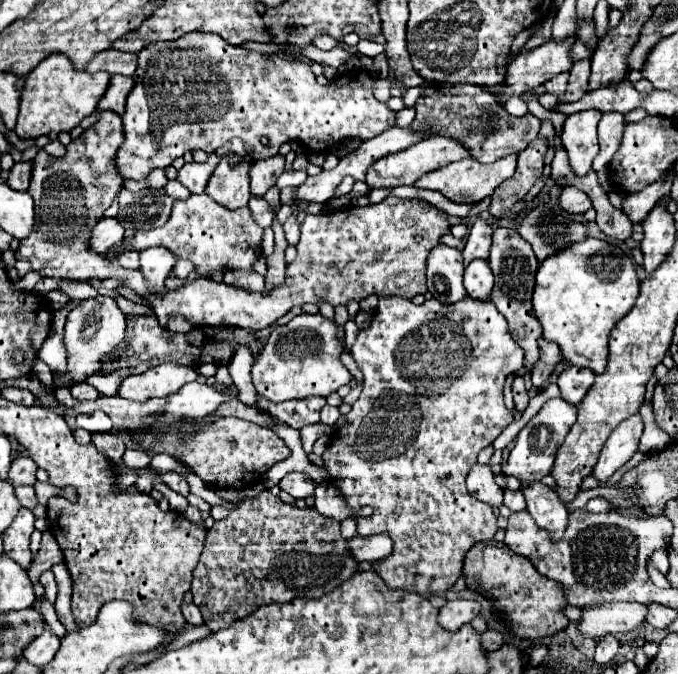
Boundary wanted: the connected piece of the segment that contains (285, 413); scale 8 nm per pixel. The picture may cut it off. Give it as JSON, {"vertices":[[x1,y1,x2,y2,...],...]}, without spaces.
{"vertices":[[258,394,256,400,258,400,258,406,262,406,272,416,276,416,278,420,282,420,288,426,298,428,298,430,302,426,316,424,320,420,320,408,326,404,326,398,322,398,322,396,308,396,302,400,288,400,288,402,274,404]]}

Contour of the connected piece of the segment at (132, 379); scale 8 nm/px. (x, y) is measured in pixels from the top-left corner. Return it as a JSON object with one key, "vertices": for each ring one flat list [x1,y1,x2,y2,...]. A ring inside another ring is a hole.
{"vertices":[[168,362,168,364,154,366,144,374,128,376,120,384,116,396,126,400,140,400,140,402,146,398,170,396,176,394,176,390,180,390,186,382,196,380,196,376,198,376,196,366]]}

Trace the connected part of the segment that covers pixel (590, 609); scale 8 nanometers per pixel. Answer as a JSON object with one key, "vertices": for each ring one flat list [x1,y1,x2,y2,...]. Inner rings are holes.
{"vertices":[[600,602,586,606,580,618,580,632,590,638,630,632,646,622,648,606,638,602]]}

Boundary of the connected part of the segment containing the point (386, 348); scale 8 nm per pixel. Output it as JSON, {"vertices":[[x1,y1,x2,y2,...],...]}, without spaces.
{"vertices":[[382,296,378,302,378,308,372,316,372,322,366,330,358,332,358,338,354,342,354,346,350,348,350,354,354,356,358,368,364,374,364,388,360,398,352,404,350,414,346,416,346,424,336,430,336,434,332,436,334,442,330,442,328,450,324,452,324,466,330,474,330,482,342,492,342,496,348,500,348,504,358,510,362,506,370,506,372,508,372,516,362,518,356,516,358,520,358,534,360,536,372,536,378,532,390,532,392,540,394,540,394,552,384,558,374,562,374,570,380,574,380,578,386,582,388,588,400,588,406,592,416,592,422,596,430,596,436,592,448,592,456,580,462,576,462,566,464,566,464,556,466,552,482,540,492,540,498,526,496,526,496,514,492,510,490,504,480,502,478,498,470,496,470,492,466,490,466,474,470,470,470,466,476,462,476,456,482,448,490,446,498,434,514,420,512,410,506,408,504,404,504,396,502,396,502,386,504,380,510,372,516,372,524,366,524,350,518,346,518,342,512,338,512,334,508,334,508,322,504,320,504,316,496,310,496,306,492,304,492,300,474,300,470,296,454,302,454,304,442,304,436,298,426,300,424,304,416,306,410,300,404,300,400,296]]}

